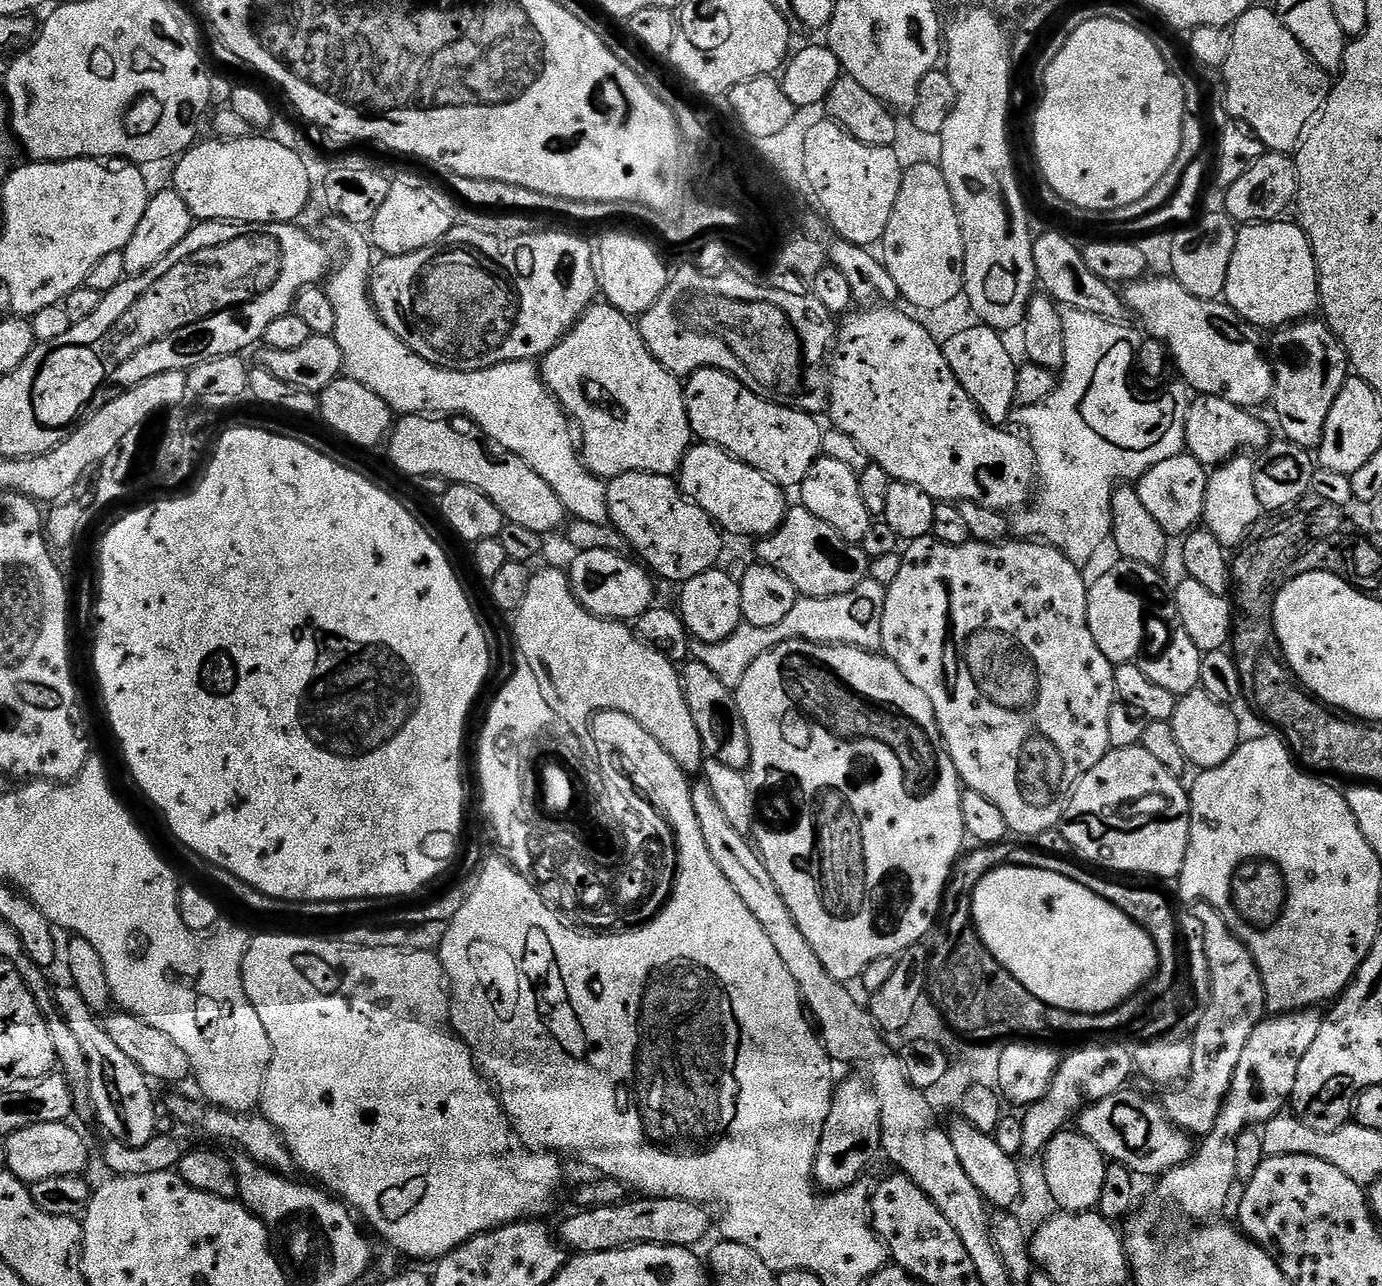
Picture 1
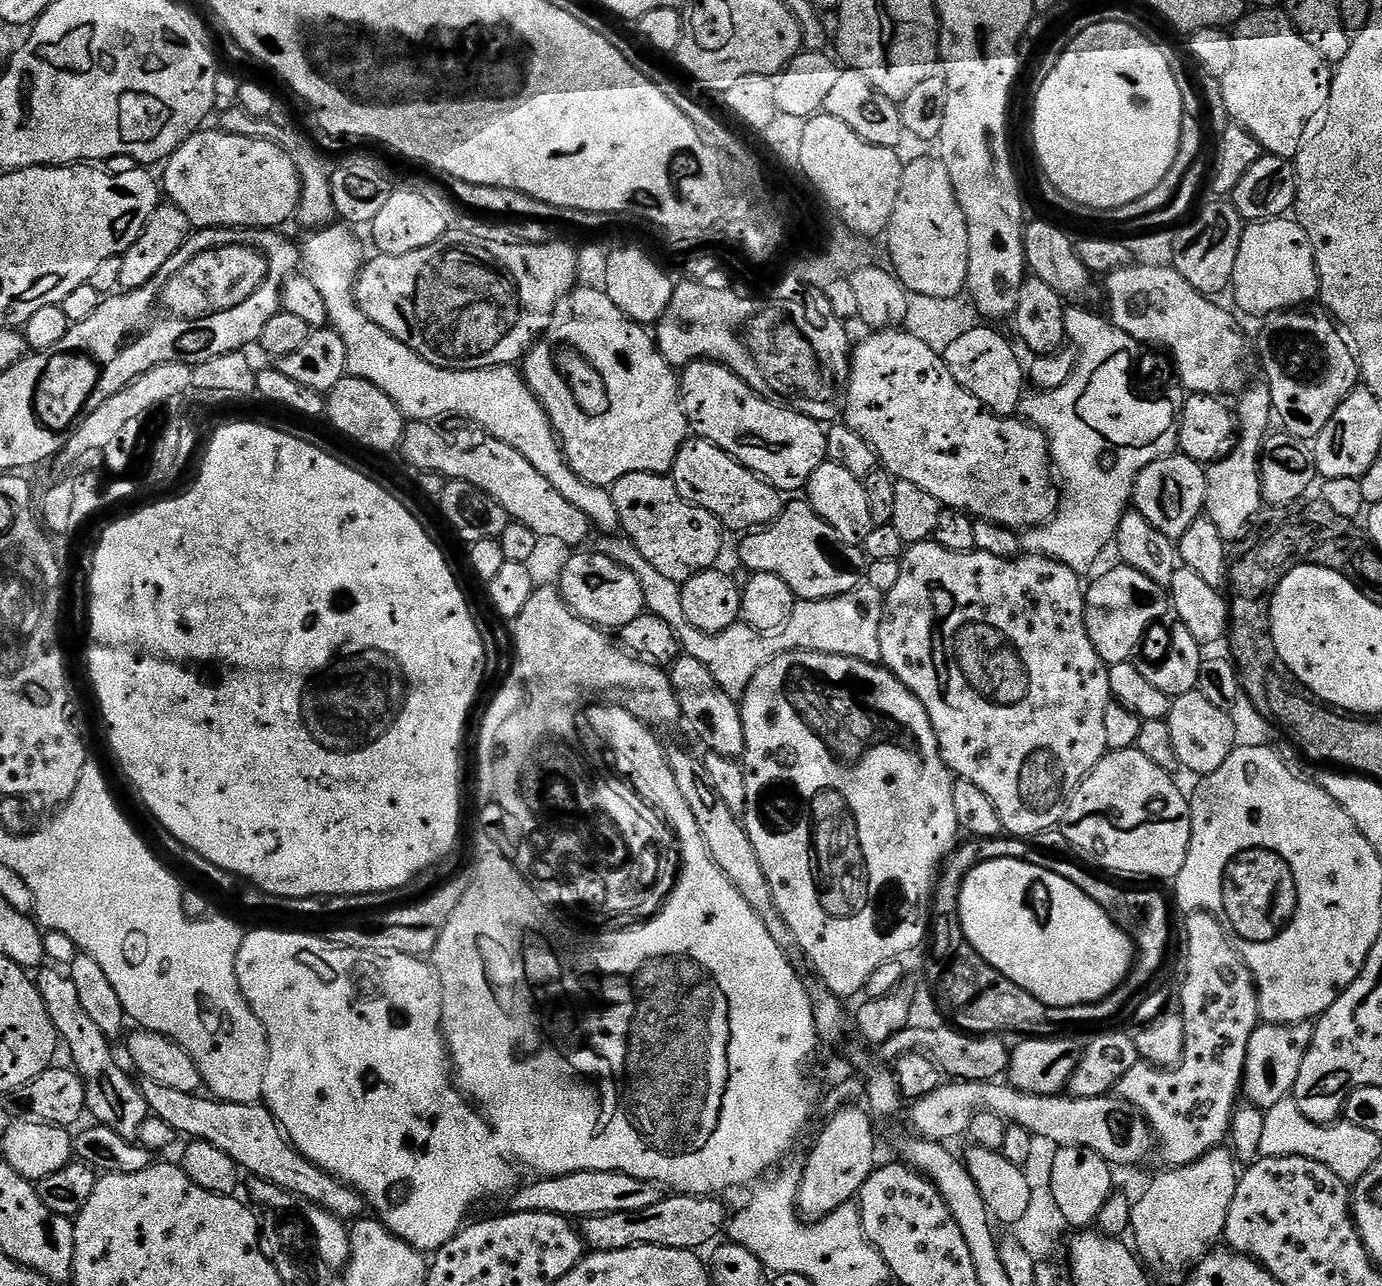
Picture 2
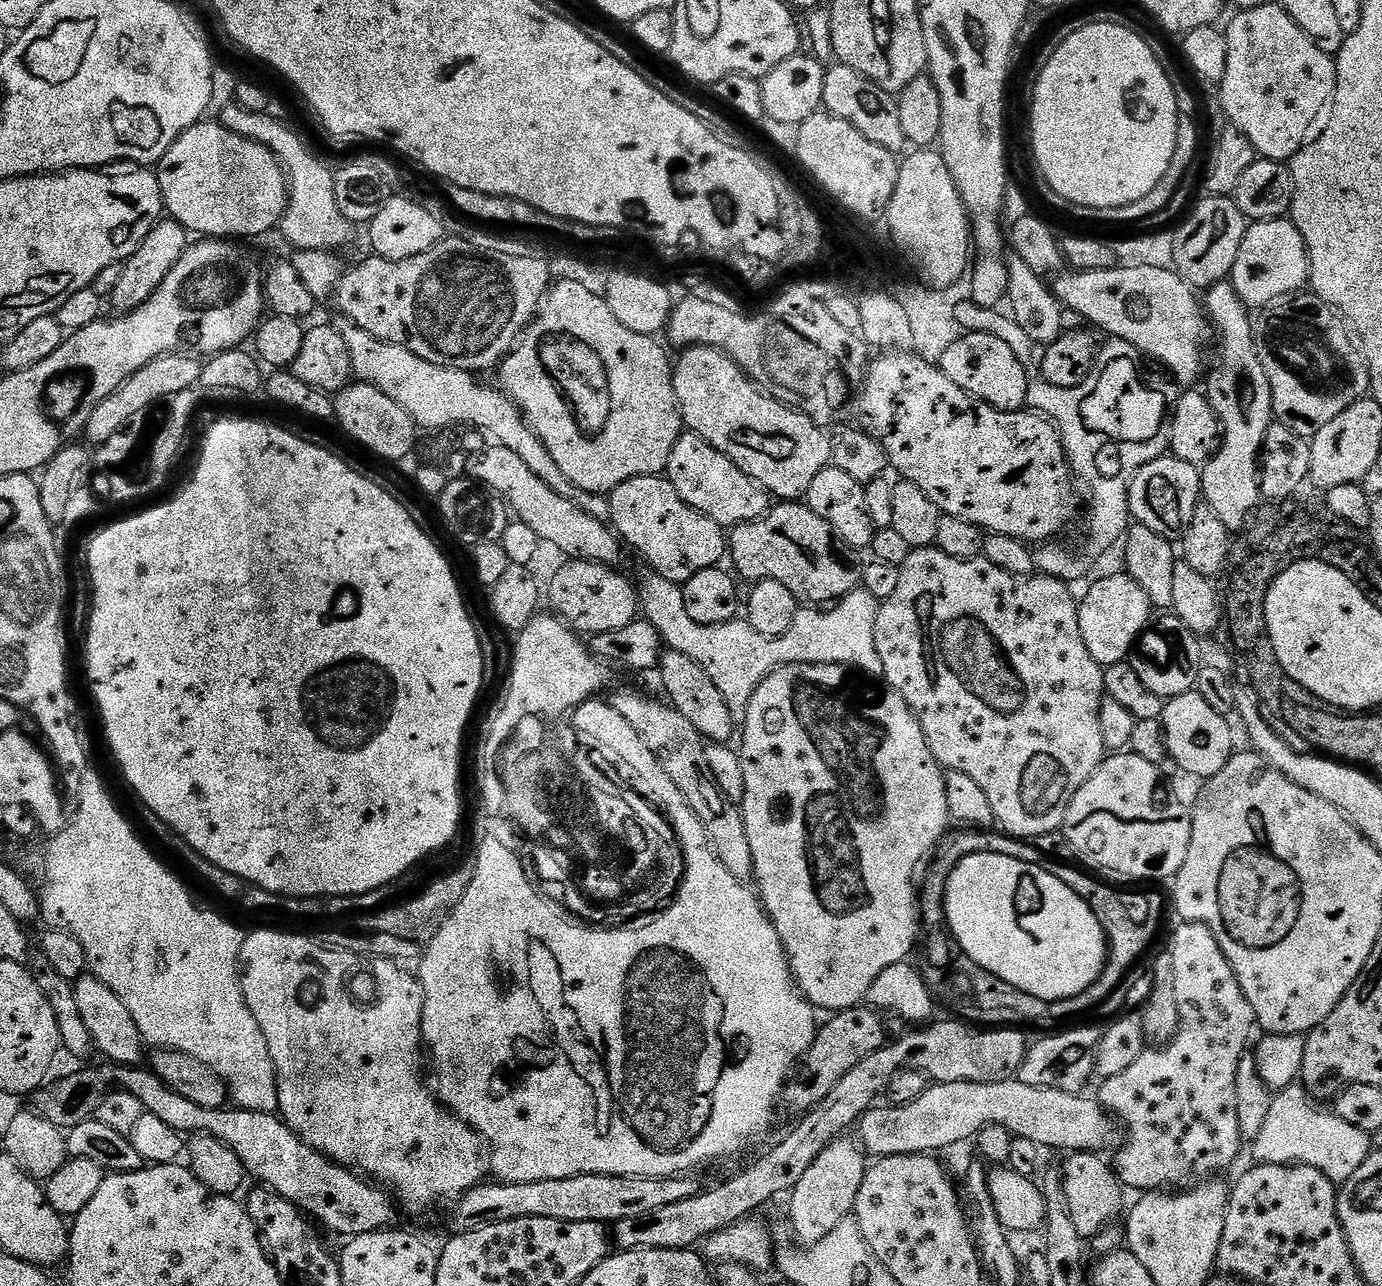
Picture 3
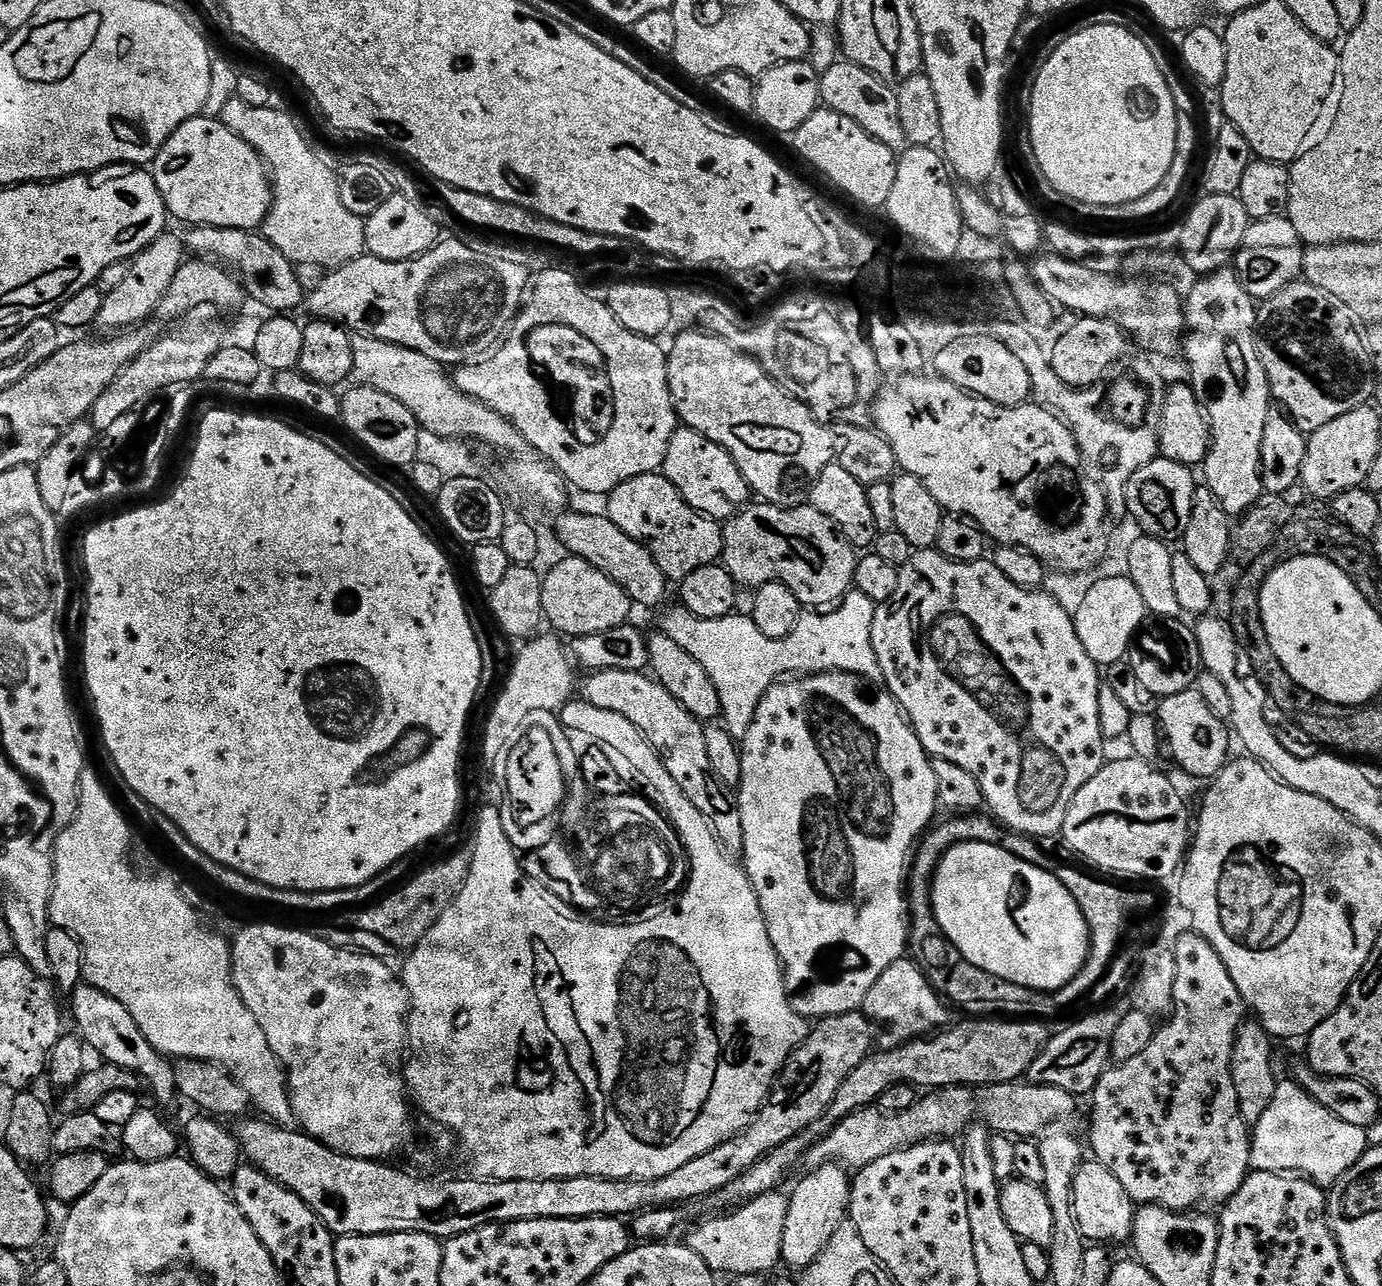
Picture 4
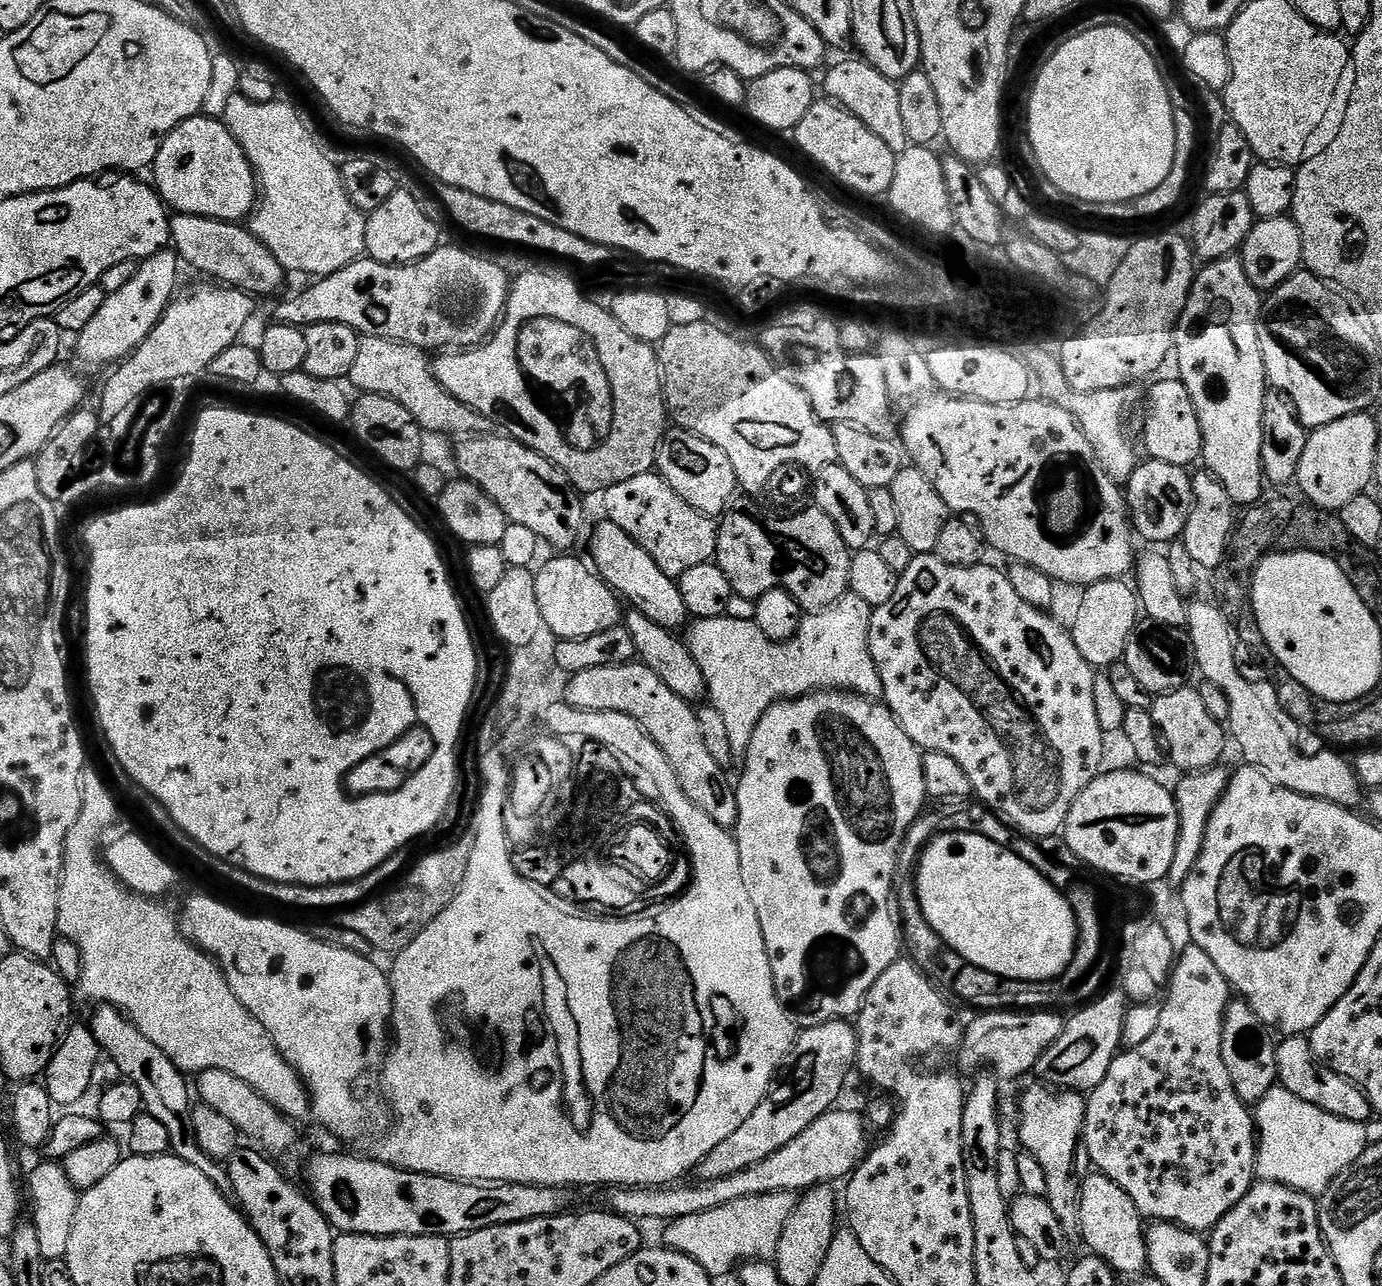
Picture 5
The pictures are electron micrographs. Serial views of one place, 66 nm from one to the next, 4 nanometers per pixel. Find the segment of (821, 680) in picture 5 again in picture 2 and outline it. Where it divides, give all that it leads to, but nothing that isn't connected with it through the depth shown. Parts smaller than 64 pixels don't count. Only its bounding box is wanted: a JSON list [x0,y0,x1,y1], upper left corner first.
[594,534,884,701]

